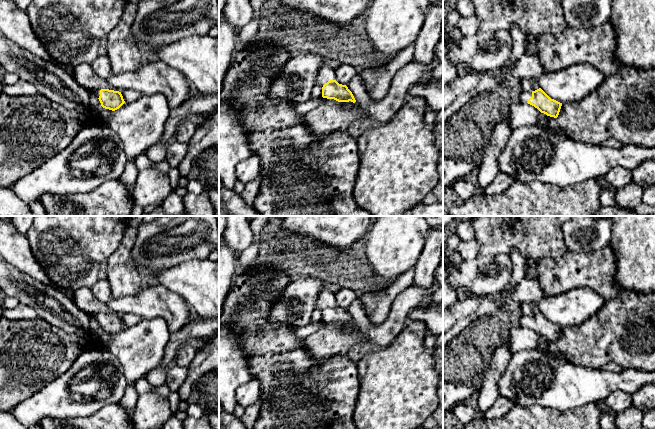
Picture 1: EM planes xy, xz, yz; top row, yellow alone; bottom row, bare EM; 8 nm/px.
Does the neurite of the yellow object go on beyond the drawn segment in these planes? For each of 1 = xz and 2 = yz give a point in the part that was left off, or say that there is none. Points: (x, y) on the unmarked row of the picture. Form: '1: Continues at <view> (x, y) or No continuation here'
1: Continues at xz (325, 297)
2: Continues at yz (524, 320)

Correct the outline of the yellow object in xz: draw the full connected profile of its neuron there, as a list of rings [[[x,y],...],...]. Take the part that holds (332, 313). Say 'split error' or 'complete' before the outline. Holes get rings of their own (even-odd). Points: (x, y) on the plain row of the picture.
split error; [[[323,288],[317,298],[316,308],[322,311],[322,321],[334,323],[338,326],[353,326],[356,324],[346,309],[339,308],[335,304],[335,296]]]

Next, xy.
split error; [[[95,313],[90,314],[90,318],[95,319],[99,323],[103,332],[112,335],[119,333],[125,327],[122,318],[119,315]]]

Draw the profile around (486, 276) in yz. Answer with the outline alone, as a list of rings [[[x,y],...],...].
[[[479,255],[476,259],[462,261],[456,265],[446,262],[443,265],[445,280],[459,298],[465,297],[500,297],[505,287],[510,283],[513,265],[510,255]]]

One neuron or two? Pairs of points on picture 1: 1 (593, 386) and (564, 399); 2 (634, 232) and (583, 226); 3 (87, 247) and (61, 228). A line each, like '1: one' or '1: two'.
1: one
2: two
3: one

